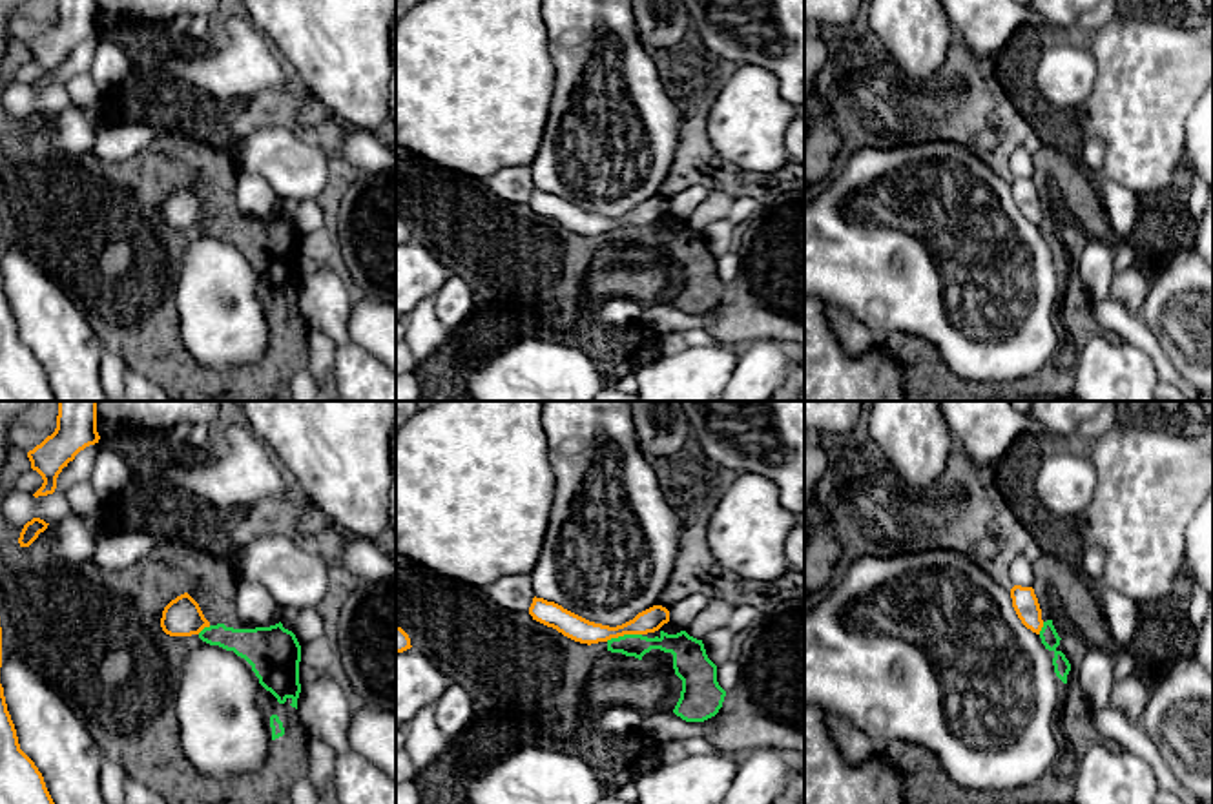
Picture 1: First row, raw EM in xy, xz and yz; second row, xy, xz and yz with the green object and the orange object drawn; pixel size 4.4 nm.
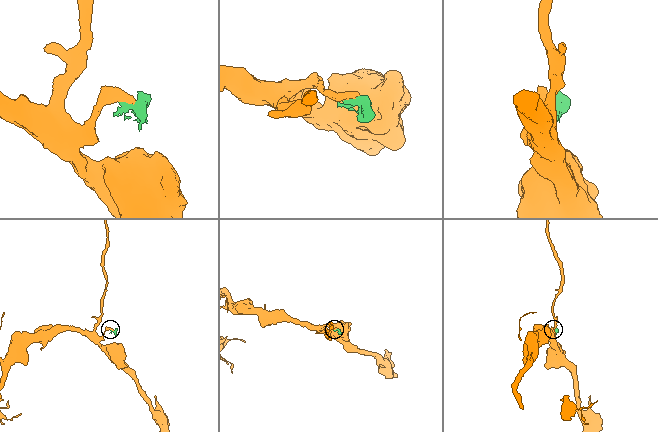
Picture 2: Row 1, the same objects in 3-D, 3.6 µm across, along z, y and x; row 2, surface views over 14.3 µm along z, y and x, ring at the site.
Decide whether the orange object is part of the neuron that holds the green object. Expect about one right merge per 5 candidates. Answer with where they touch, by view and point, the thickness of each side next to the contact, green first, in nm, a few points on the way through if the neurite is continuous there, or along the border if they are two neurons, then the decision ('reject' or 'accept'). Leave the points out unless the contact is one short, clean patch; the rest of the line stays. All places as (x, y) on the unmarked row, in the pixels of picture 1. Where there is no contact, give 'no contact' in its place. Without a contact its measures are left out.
meets green in xz at (624, 226); 100 nm thick on the green side, 110 nm on the other; reject

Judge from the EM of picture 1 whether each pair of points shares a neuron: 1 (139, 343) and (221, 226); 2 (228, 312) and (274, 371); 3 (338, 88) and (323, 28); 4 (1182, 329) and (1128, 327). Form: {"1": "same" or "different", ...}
{"1": "same", "2": "different", "3": "same", "4": "different"}

